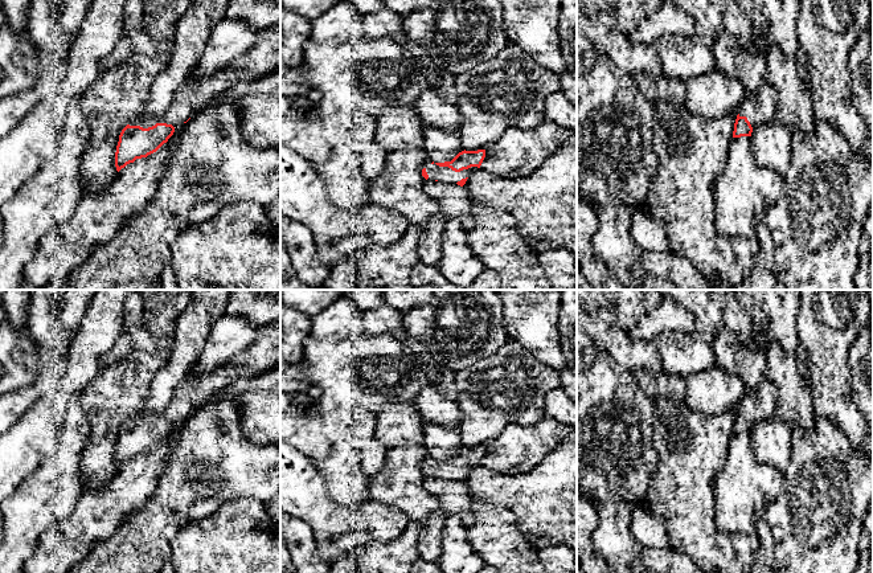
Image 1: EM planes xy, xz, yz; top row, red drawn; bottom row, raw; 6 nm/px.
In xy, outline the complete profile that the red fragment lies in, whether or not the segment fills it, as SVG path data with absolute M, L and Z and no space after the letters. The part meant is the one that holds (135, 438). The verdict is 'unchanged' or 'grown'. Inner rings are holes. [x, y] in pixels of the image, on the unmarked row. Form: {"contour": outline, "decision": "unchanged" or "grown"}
{"contour": "M280 320L258 327L258 337L250 348L228 359L210 373L189 373L175 389L163 413L142 410L127 421L115 449L119 468L136 455L156 449L173 431L175 425L187 419L212 396L226 389L239 378L266 373L280 363Z", "decision": "grown"}

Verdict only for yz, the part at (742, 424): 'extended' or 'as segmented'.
extended

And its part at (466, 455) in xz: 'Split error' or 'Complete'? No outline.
Split error

